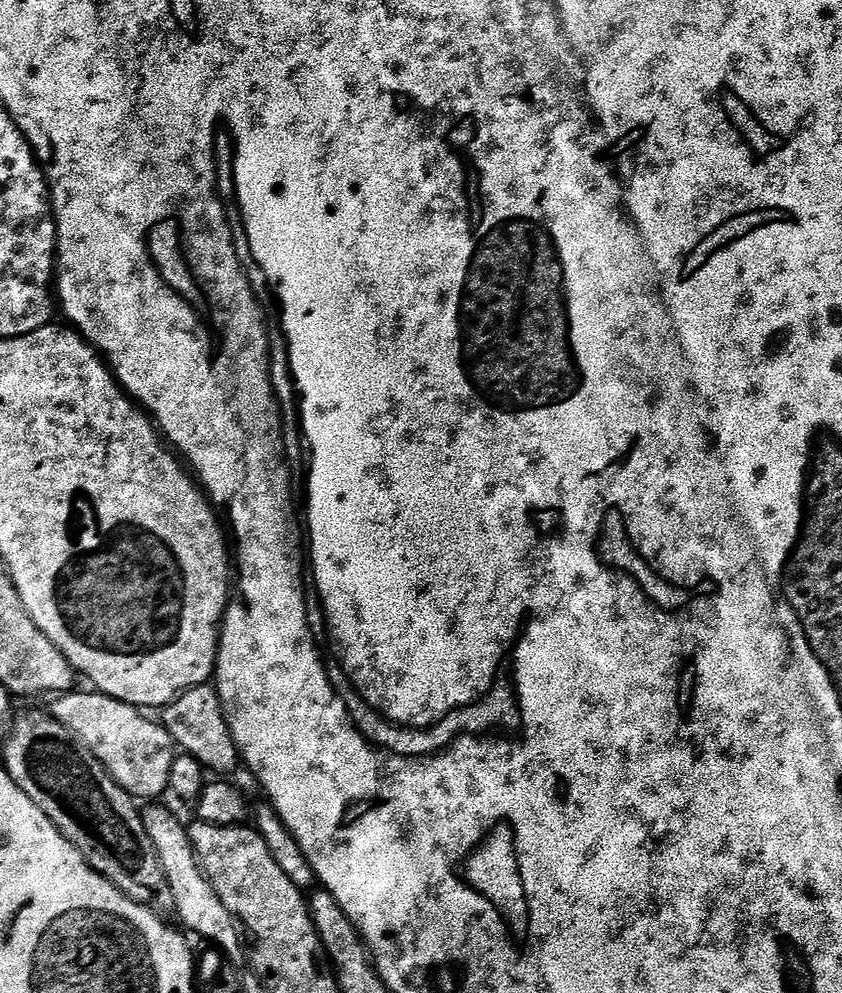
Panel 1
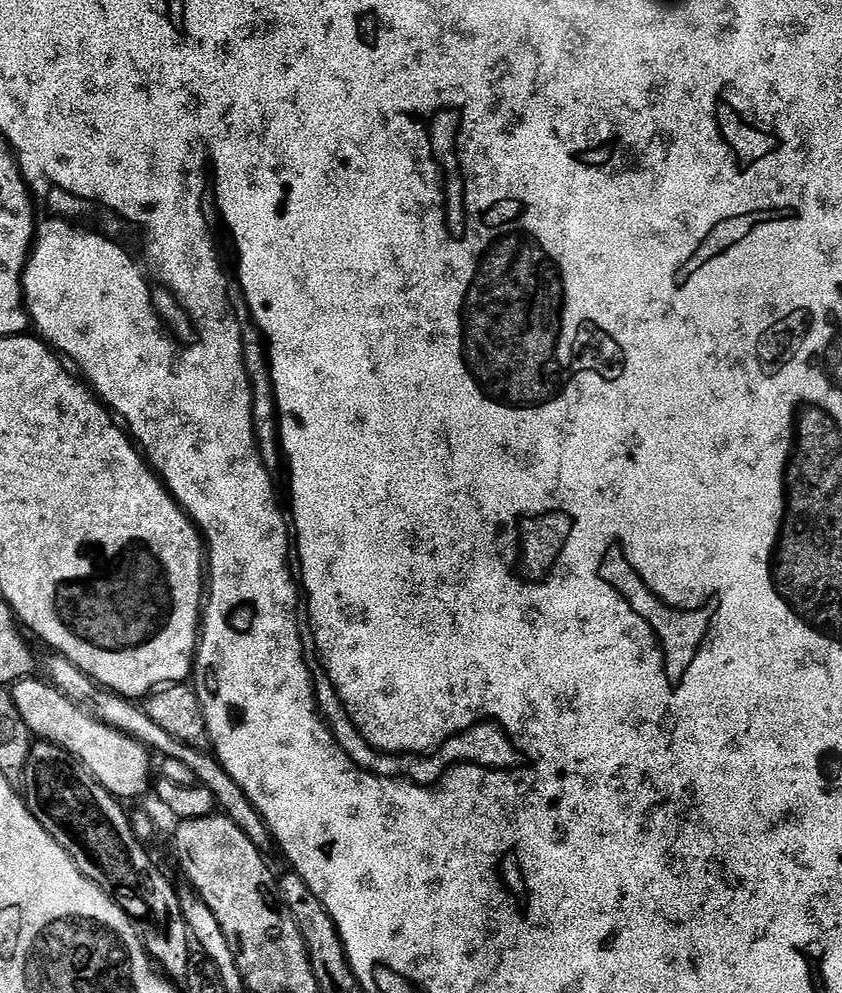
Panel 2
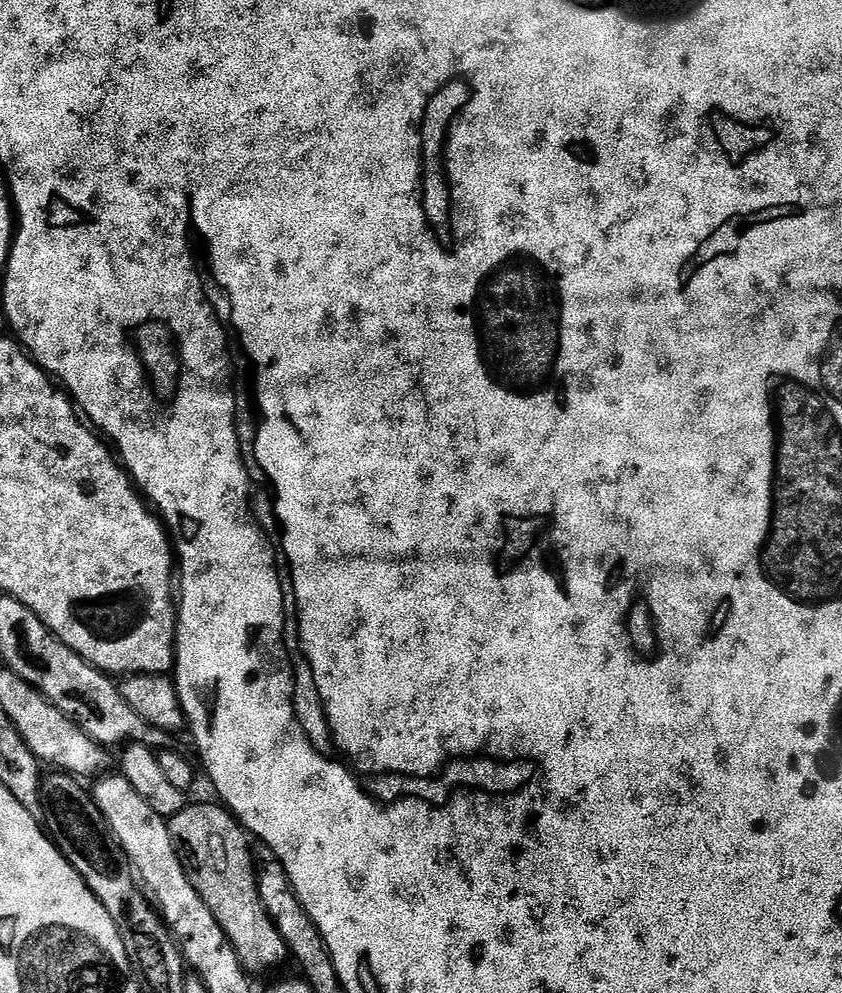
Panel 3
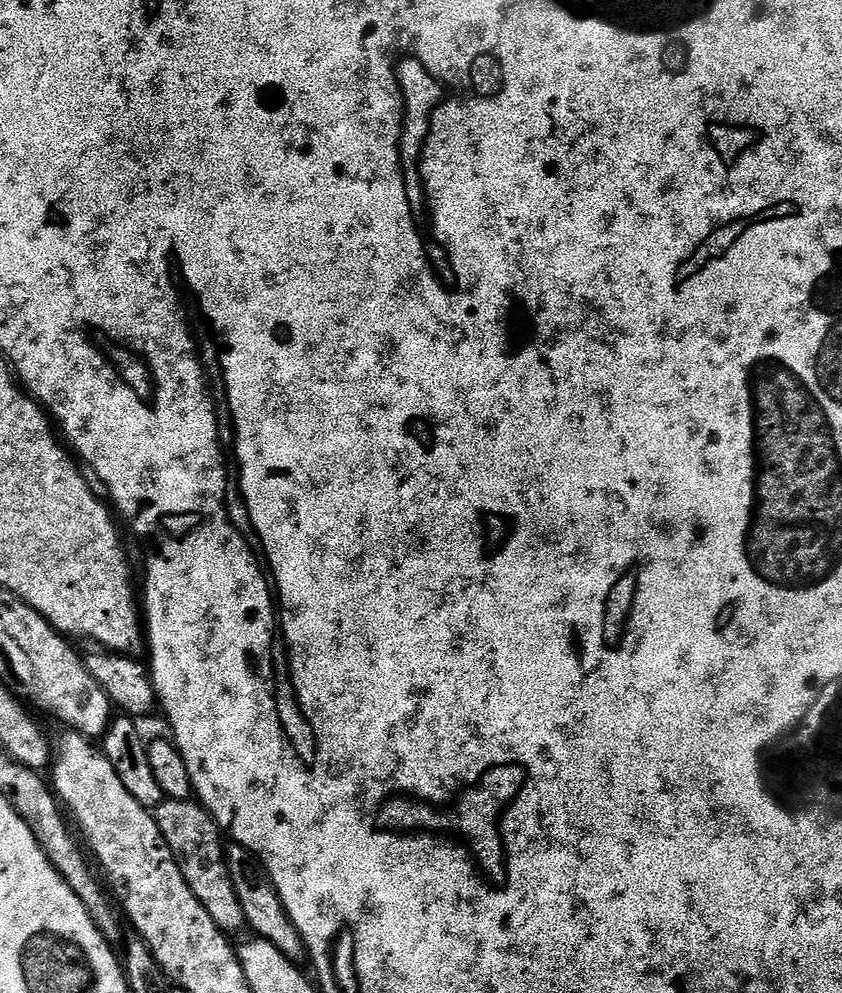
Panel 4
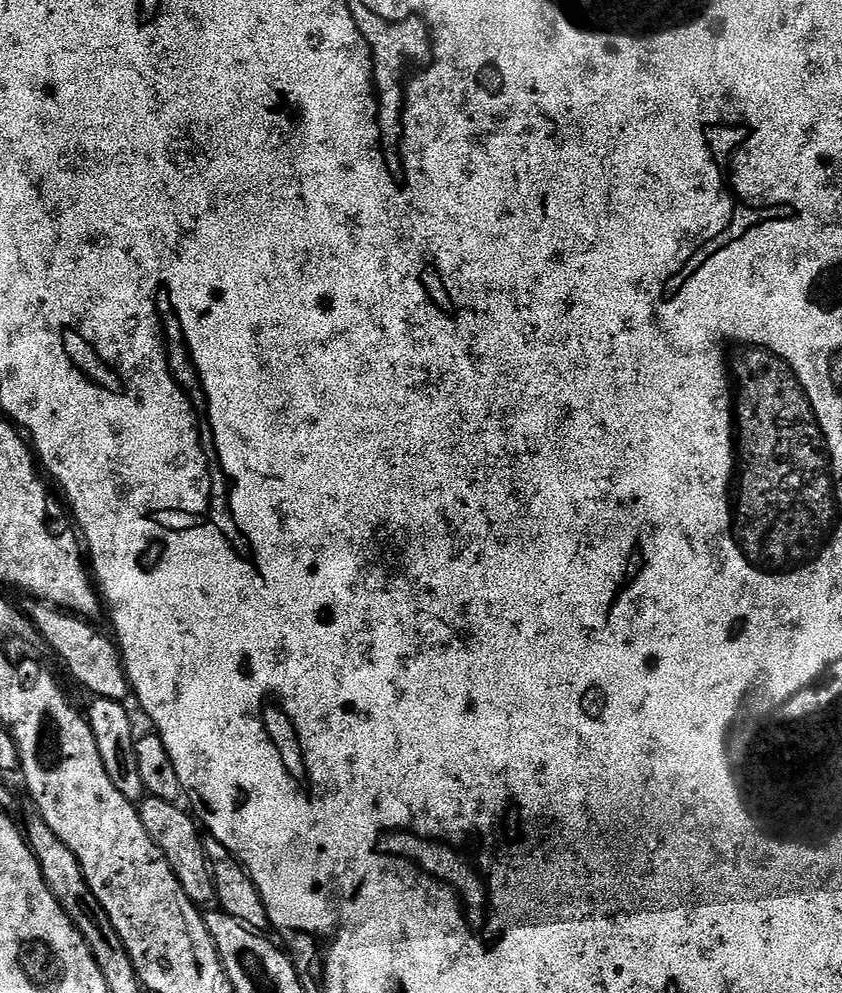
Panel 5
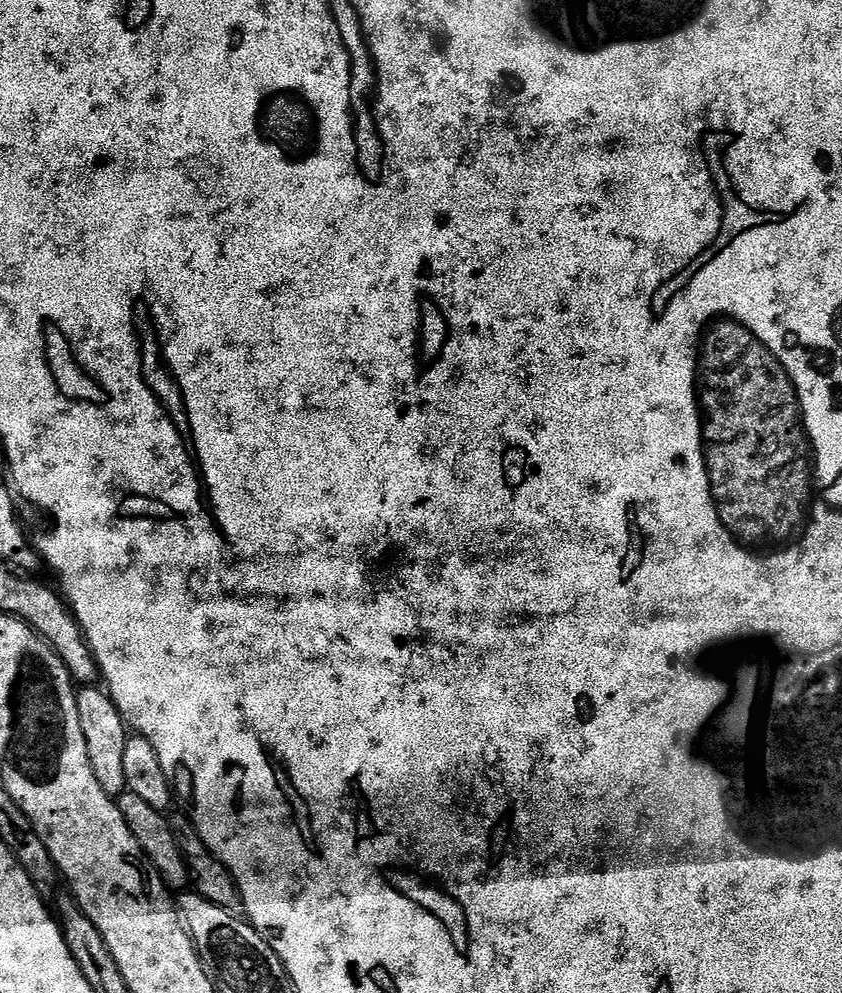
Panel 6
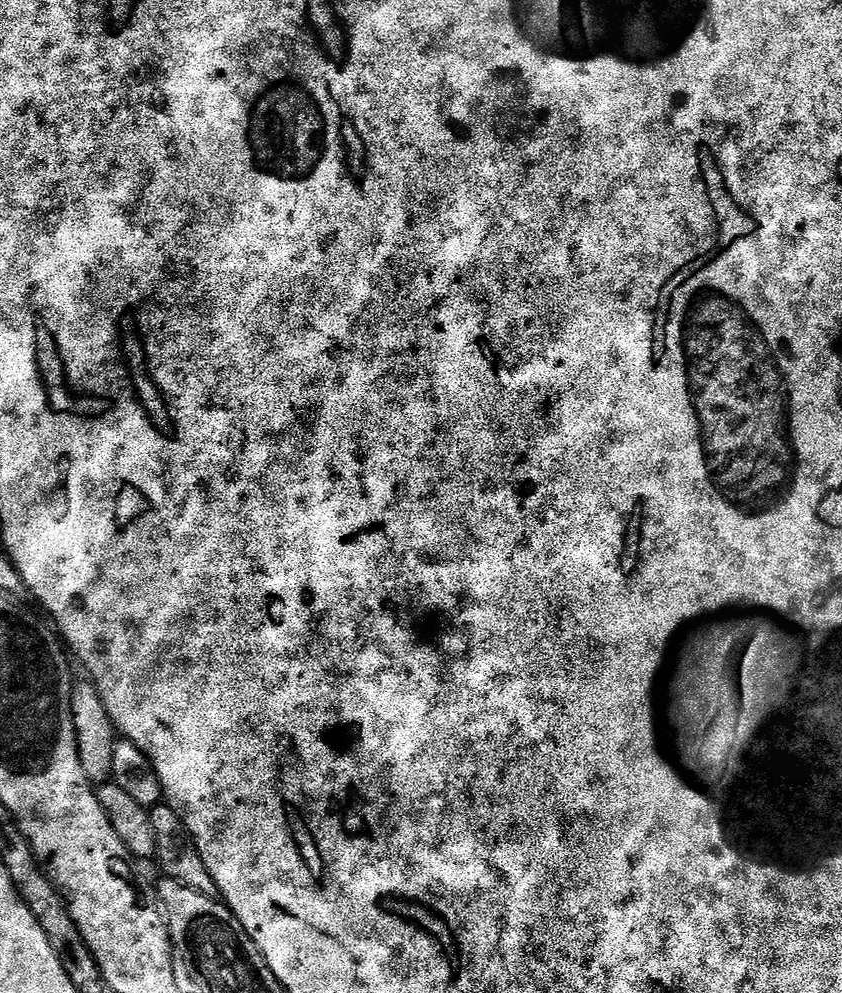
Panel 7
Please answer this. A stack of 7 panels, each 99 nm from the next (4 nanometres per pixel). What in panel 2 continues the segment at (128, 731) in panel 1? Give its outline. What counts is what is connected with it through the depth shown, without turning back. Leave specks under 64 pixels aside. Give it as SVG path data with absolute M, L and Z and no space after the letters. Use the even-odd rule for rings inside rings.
M36 679L18 680L11 685L10 691L14 706L18 706L18 714L22 714L22 722L26 722L37 741L65 748L111 796L121 802L136 800L147 788L149 791L154 780L154 756L149 749L117 728L95 720L90 713L66 699L47 679Z

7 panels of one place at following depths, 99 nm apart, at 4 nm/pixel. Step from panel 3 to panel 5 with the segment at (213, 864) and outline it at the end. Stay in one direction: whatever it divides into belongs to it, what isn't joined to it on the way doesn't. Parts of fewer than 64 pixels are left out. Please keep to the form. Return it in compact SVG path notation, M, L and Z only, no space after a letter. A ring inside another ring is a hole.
M148 796L139 801L142 826L146 826L146 834L162 850L166 862L171 866L182 890L197 906L212 904L216 899L216 888L212 885L212 871L208 867L206 844L202 837L197 821L187 811L183 812L180 804L167 804L162 798ZM188 816L189 817L188 817ZM197 828L197 829L196 829Z

